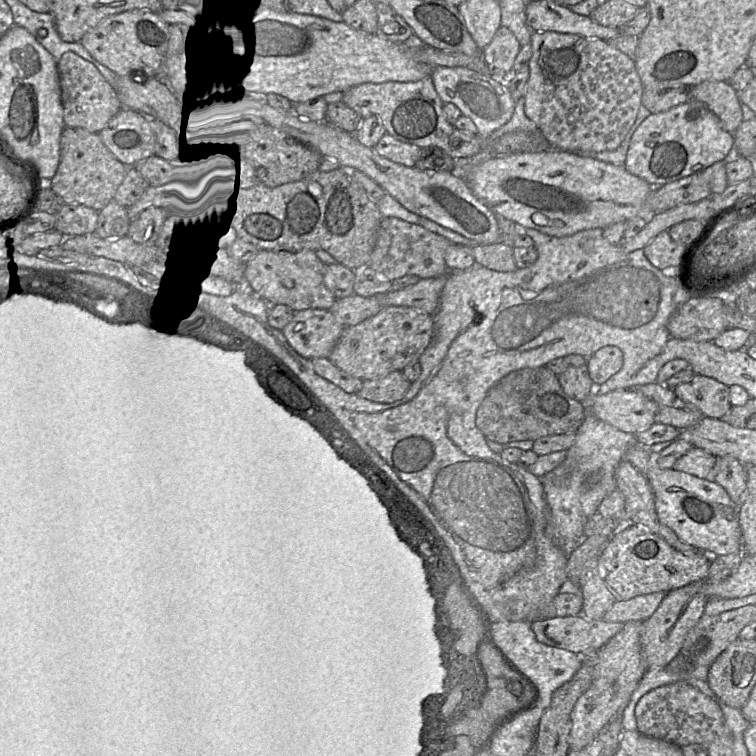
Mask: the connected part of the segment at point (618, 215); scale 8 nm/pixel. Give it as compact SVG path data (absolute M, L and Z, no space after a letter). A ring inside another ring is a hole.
M562 150L519 152L492 157L471 167L468 173L459 177L465 180L472 193L487 204L497 217L555 237L565 237L593 228L605 229L617 222L647 216L645 201L653 189L645 180L629 173L623 166Z

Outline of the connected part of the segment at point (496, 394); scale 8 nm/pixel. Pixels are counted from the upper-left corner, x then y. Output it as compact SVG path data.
M547 366L523 368L502 377L487 392L476 413L476 426L483 435L500 444L513 441L535 441L541 437L576 433L586 416L586 404L569 397L562 389L558 376Z

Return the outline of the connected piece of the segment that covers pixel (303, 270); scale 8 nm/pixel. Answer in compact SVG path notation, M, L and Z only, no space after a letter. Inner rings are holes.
M259 251L246 263L244 288L254 291L269 305L283 304L293 311L309 308L330 309L336 297L324 283L324 264L314 251Z

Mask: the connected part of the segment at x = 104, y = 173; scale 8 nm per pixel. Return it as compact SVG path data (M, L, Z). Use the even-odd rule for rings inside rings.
M65 127L60 138L59 166L50 186L65 204L80 204L100 211L114 199L128 169L107 148L99 133L81 127Z

